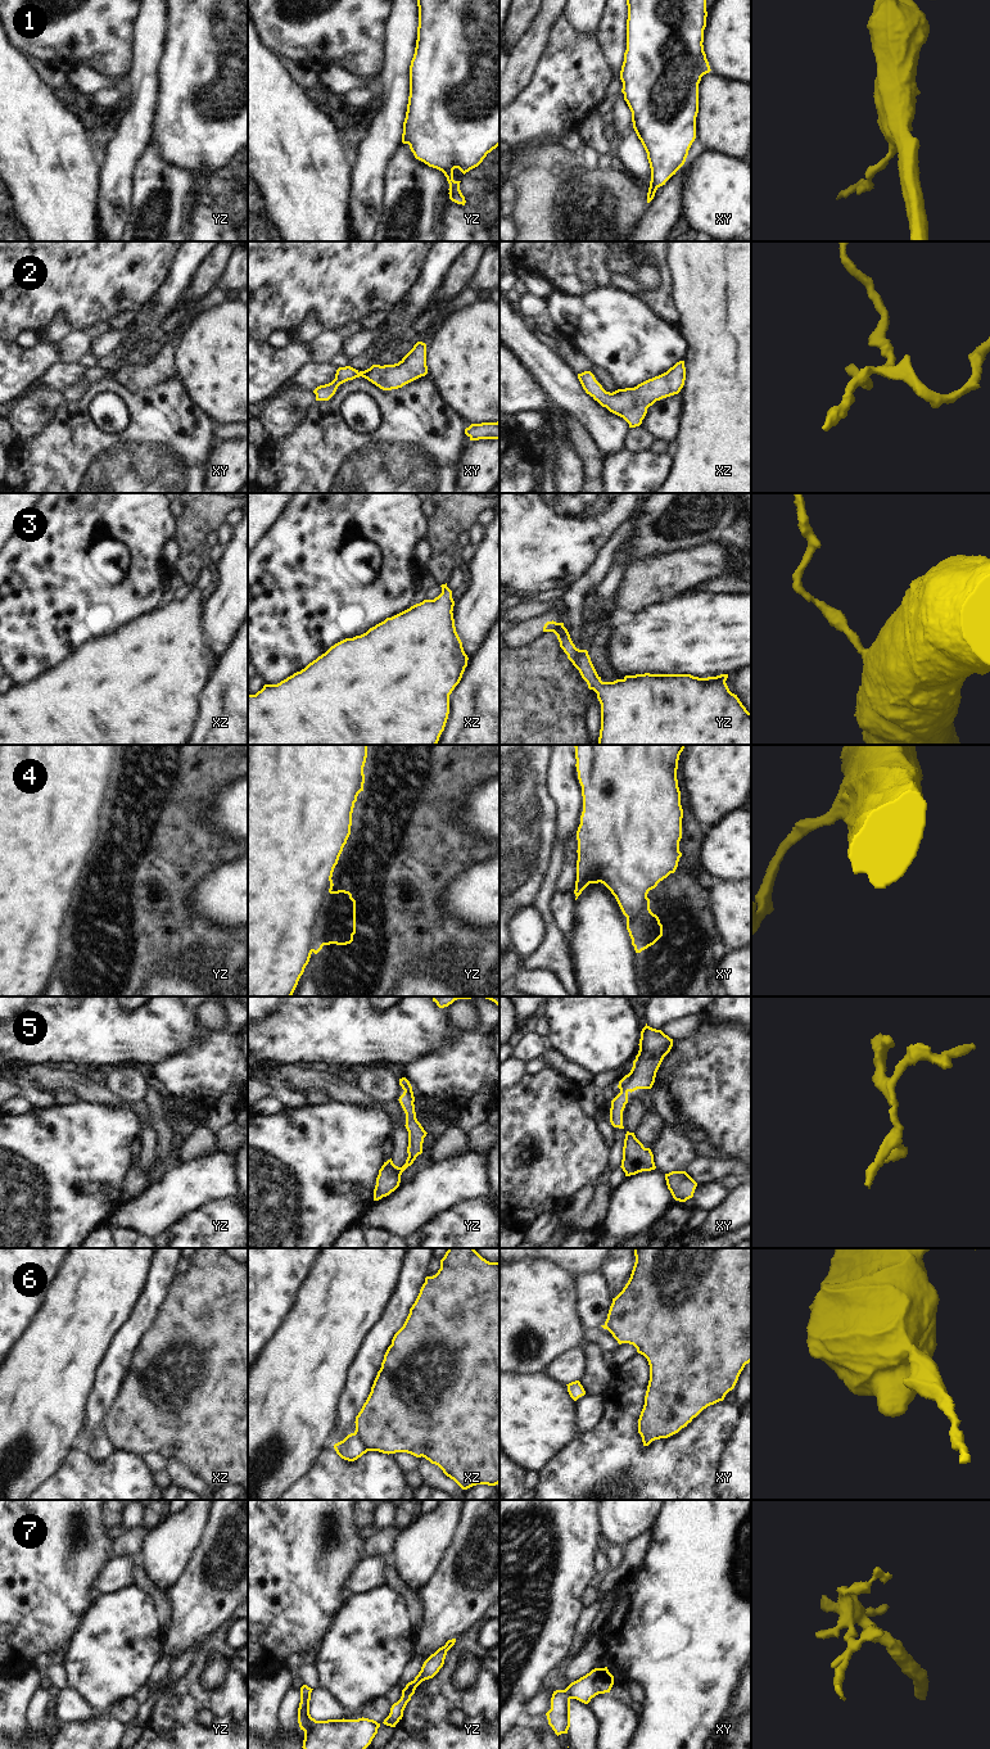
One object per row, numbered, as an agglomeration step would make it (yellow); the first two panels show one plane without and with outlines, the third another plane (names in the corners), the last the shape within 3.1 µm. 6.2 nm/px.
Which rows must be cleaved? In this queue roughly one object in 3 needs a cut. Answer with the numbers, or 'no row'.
6

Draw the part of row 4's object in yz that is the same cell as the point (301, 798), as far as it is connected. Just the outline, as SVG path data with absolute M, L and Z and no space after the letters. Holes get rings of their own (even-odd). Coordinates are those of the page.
M248 745L248 996L291 996L312 953L317 954L324 945L347 945L353 941L353 935L356 934L356 900L349 891L334 891L331 877L343 848L351 835L354 803L357 801L358 794L363 791L363 767L366 758L367 745Z

